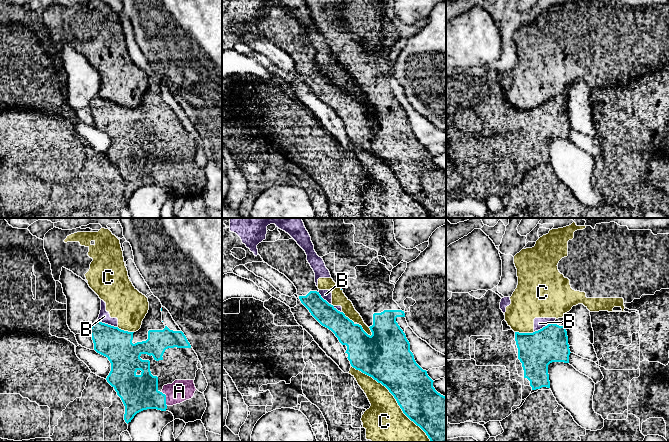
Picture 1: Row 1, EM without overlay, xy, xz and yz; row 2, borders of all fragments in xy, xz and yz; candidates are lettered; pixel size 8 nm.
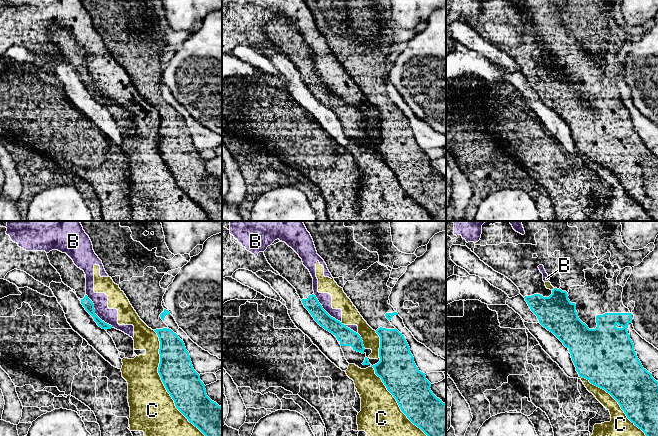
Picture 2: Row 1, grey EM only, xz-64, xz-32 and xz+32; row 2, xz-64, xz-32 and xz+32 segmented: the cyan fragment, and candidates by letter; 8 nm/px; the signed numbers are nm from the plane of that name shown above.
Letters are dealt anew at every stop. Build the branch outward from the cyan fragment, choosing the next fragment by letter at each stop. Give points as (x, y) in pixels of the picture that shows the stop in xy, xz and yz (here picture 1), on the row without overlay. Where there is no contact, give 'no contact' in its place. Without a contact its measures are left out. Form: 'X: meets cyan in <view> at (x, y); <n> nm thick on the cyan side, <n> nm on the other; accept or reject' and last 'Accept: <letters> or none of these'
A: meets cyan in xy at (165, 174); 280 nm thick on the cyan side, 180 nm on the other; accept
B: meets cyan in xy at (107, 100); 260 nm thick on the cyan side, 90 nm on the other; reject
C: meets cyan in xz at (394, 173); 340 nm thick on the cyan side, 340 nm on the other; reject
Accept: A

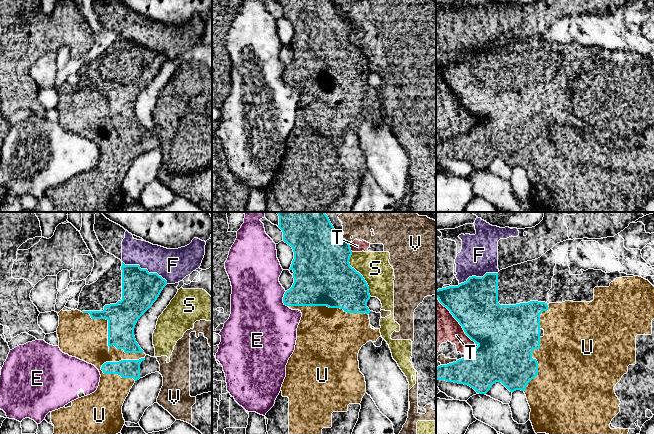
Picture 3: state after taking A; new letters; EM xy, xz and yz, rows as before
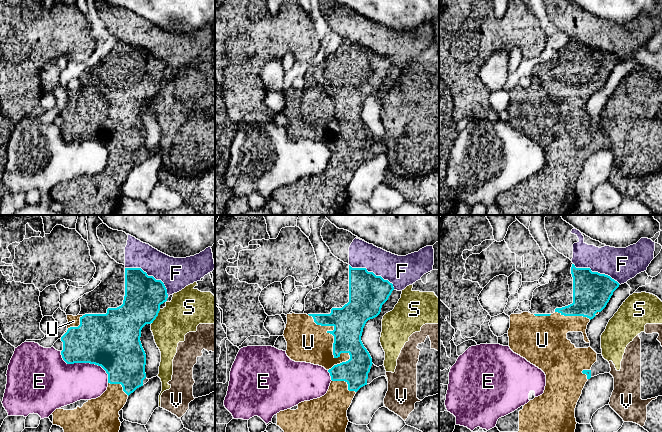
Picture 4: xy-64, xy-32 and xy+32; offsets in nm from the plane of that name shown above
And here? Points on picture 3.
E: meets cyan in xz at (283, 75); 300 nm thick on the cyan side, 460 nm on the other; reject
F: meets cyan in xy at (145, 45); 300 nm thick on the cyan side, 260 nm on the other; reject
S: meets cyan in xz at (360, 50); 400 nm thick on the cyan side, 240 nm on the other; reject
T: meets cyan in yz at (456, 95); 380 nm thick on the cyan side, 300 nm on the other; reject
U: meets cyan in xy at (108, 114); 240 nm thick on the cyan side, 340 nm on the other; accept
V: meets cyan in xz at (345, 16); 440 nm thick on the cyan side, 130 nm on the other; reject
Accept: U

